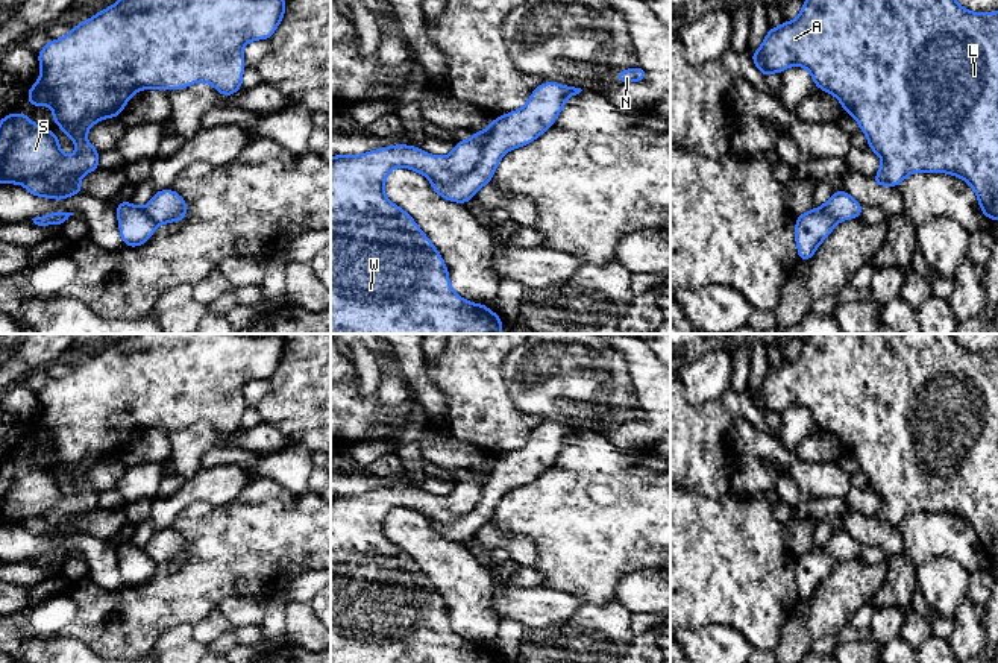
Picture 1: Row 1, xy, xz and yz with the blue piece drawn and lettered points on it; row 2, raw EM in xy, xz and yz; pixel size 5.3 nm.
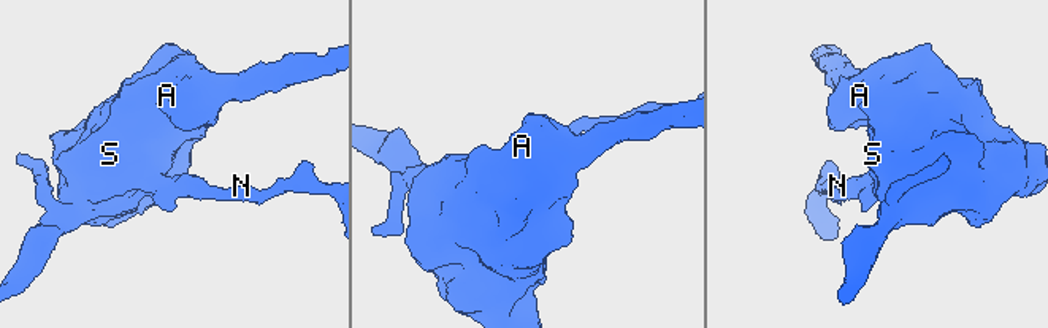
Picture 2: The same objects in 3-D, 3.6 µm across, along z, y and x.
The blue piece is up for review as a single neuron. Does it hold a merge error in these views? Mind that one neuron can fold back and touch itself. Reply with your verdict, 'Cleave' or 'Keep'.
Cleave

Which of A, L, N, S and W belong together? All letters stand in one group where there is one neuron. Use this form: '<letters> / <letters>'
A L S W / N

